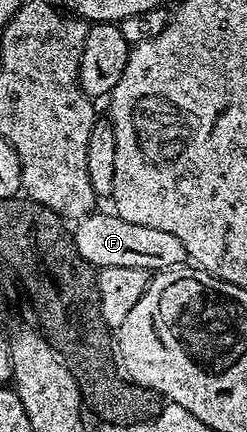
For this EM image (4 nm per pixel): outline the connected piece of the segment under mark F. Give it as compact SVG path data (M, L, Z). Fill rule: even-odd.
M94 211L76 222L71 236L73 246L98 270L107 267L143 267L150 271L175 269L187 261L183 243L171 235L171 231L159 231L159 227L143 227L139 223L127 223L127 219L112 212Z

